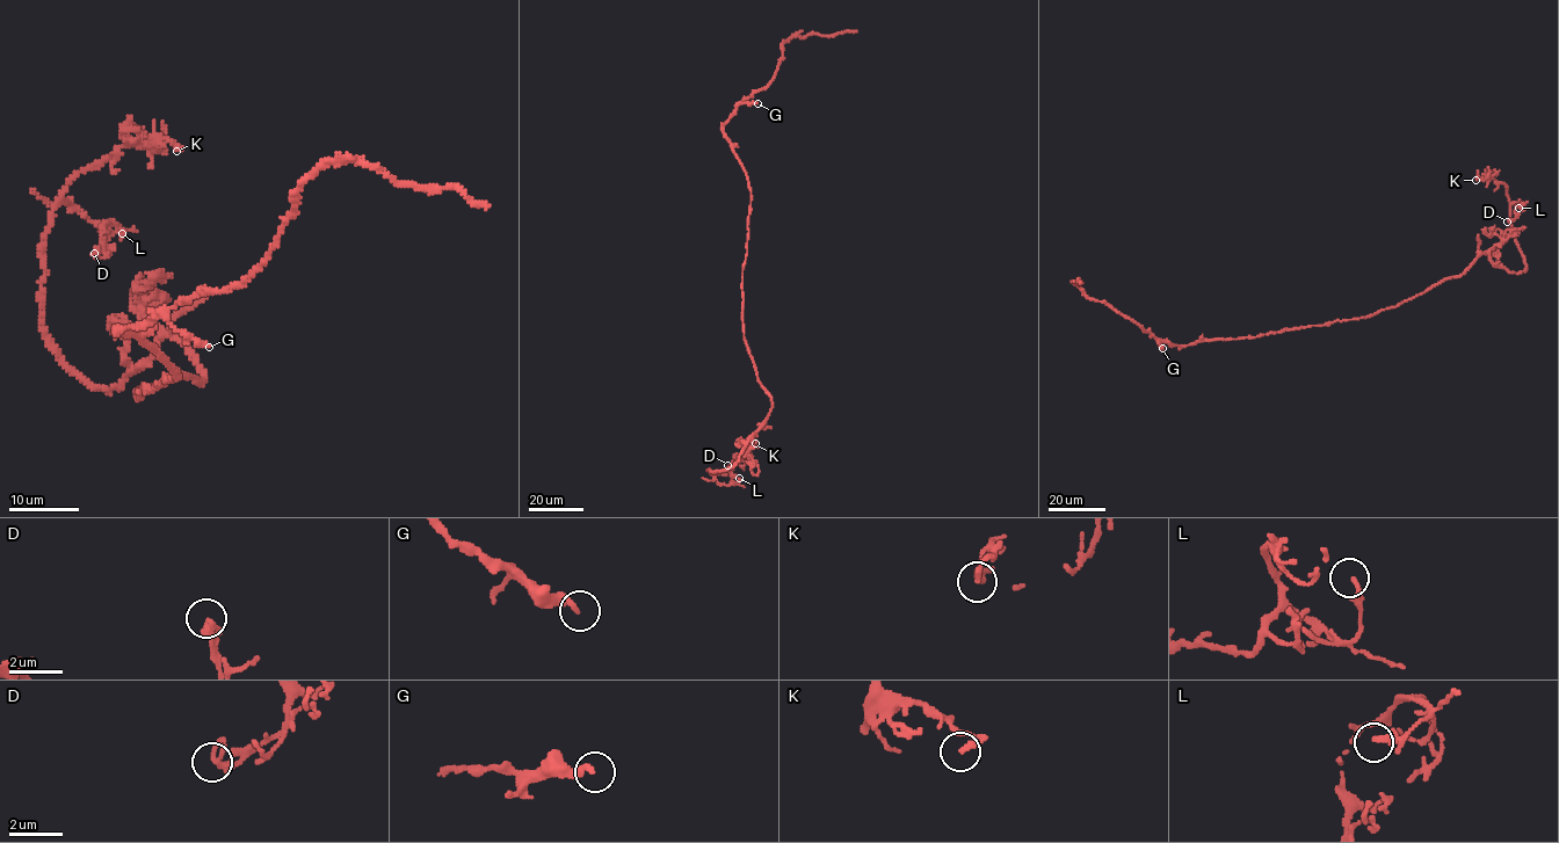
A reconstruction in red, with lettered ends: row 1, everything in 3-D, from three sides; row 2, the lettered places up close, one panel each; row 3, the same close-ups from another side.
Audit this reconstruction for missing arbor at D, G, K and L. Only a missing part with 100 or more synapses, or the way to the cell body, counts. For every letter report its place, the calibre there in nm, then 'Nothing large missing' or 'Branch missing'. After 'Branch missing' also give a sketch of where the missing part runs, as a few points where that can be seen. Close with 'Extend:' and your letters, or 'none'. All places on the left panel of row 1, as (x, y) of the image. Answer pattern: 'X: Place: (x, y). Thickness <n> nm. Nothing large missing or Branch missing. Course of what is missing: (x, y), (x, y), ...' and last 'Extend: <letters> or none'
D: Place: (94, 253). Thickness 280 nm. Nothing large missing
G: Place: (209, 347). Thickness 280 nm. Nothing large missing
K: Place: (176, 151). Thickness 180 nm. Nothing large missing
L: Place: (122, 233). Thickness 120 nm. Nothing large missing
Extend: none

